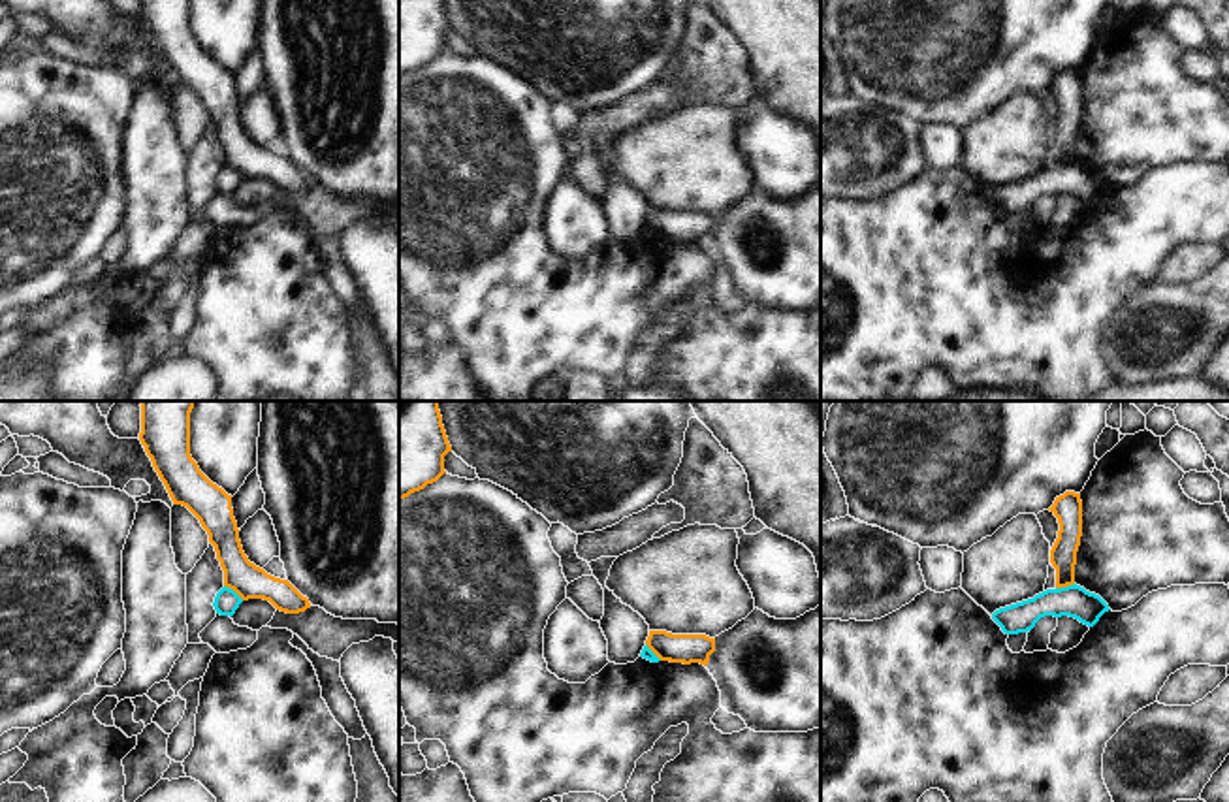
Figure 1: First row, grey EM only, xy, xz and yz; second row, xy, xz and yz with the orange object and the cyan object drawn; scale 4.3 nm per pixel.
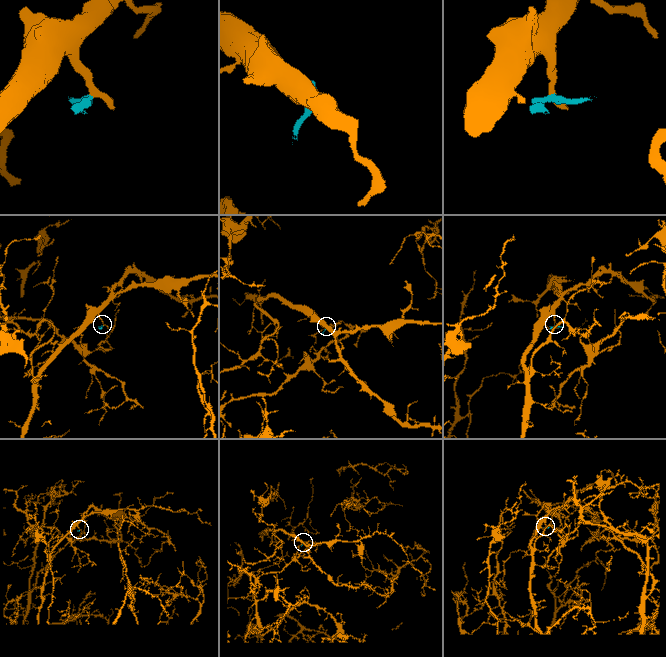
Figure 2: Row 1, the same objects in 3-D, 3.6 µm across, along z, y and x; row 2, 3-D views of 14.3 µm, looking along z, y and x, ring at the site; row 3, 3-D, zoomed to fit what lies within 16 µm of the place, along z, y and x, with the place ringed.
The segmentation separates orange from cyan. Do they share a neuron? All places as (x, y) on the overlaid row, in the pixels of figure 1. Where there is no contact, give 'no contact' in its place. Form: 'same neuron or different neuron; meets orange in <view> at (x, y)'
different neuron; meets orange in xy at (234, 590)

